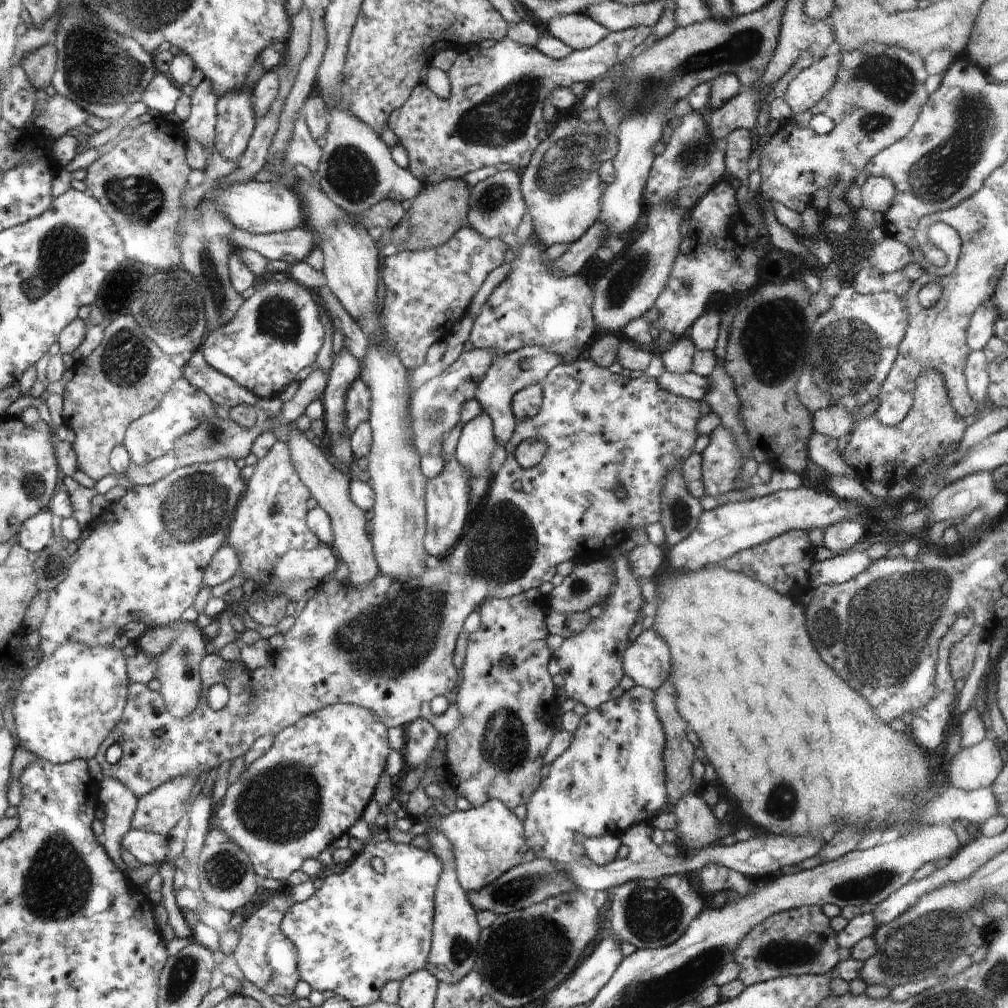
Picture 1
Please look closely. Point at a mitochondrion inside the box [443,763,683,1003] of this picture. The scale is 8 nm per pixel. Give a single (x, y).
(521, 955)

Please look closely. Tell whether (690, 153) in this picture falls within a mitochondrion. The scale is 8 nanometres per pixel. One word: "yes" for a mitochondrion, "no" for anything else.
yes

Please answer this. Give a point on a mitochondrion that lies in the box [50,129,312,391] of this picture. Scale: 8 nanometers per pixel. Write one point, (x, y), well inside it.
(169, 306)

